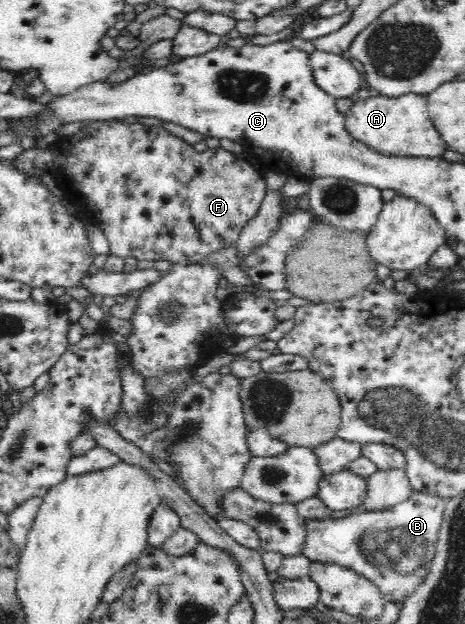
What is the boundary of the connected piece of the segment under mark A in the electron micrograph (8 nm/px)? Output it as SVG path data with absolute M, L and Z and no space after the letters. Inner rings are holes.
M416 94L395 98L379 95L355 101L351 110L344 114L347 132L381 155L428 158L443 156L448 147L439 131L433 127L427 103L427 96Z

